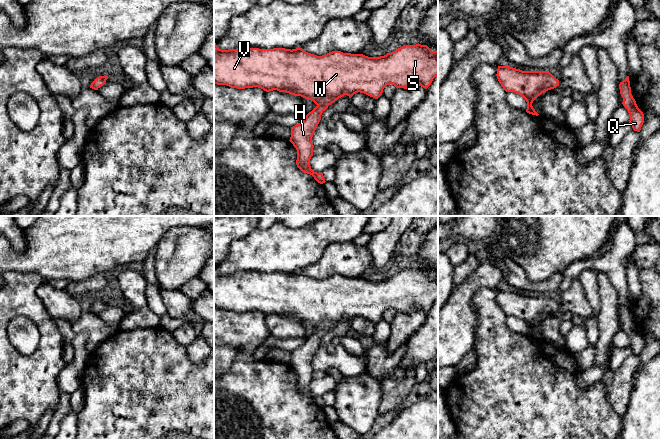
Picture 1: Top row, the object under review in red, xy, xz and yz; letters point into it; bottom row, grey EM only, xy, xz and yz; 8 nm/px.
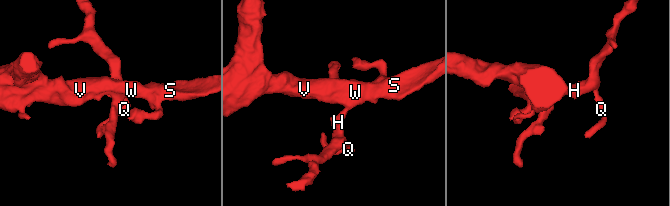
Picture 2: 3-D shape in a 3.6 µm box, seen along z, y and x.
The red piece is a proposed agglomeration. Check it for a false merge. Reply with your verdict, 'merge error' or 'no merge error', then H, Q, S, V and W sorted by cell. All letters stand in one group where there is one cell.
no merge error; H Q S V W

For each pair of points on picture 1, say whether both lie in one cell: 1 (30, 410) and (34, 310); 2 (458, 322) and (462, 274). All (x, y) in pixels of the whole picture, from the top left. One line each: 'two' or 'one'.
1: one
2: two

